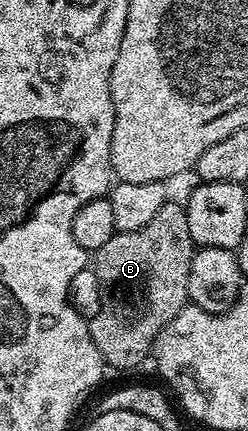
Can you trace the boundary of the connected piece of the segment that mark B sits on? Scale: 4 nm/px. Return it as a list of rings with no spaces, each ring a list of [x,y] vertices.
[[[173,199],[166,200],[165,206],[139,231],[123,231],[114,233],[103,247],[99,247],[91,257],[93,277],[101,288],[101,306],[94,317],[88,318],[91,339],[95,347],[99,347],[101,357],[106,366],[113,369],[133,369],[144,357],[150,356],[153,343],[159,331],[179,315],[179,311],[189,300],[189,276],[191,275],[191,259],[195,246],[191,239],[191,231],[187,231],[187,215],[184,204],[176,205]]]

